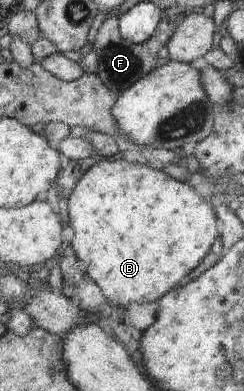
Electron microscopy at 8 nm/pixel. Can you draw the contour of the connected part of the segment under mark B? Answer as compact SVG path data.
M101 160L92 165L83 173L83 175L75 183L66 200L66 211L68 212L67 224L72 229L72 239L70 245L73 248L76 259L80 259L85 263L84 273L90 277L97 287L103 293L103 296L107 299L107 303L113 304L115 307L125 308L130 303L151 303L157 301L162 295L165 295L170 289L178 286L178 283L191 273L191 270L201 263L205 254L209 251L213 240L219 234L215 230L215 224L218 223L216 215L214 214L214 208L209 204L206 198L201 197L195 193L193 188L185 182L177 181L162 170L152 169L143 163L127 162L125 160Z

